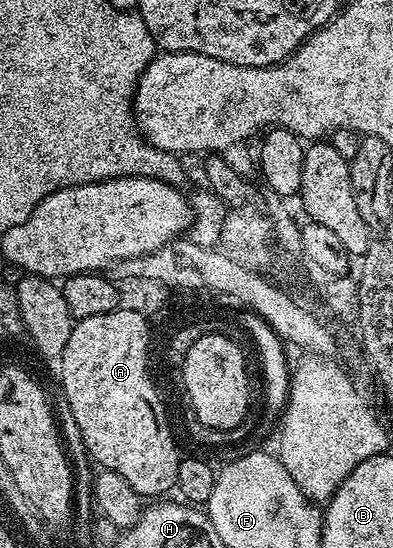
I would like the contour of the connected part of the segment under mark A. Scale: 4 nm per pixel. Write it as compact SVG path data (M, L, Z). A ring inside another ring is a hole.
M118 307L109 314L97 314L97 318L85 318L78 321L72 327L69 334L69 342L65 342L65 350L63 351L59 364L59 376L63 379L63 390L61 396L68 400L69 408L72 410L73 418L76 419L77 426L80 428L81 438L86 448L86 455L90 457L96 464L99 463L100 469L108 468L113 470L113 474L121 474L121 478L125 478L125 482L129 482L129 486L133 486L133 490L137 490L137 494L144 498L163 498L167 491L172 491L177 482L177 466L181 459L181 452L175 449L175 436L171 433L171 424L169 412L159 409L159 400L155 400L155 392L151 392L151 384L147 380L147 372L143 372L143 348L147 348L147 341L153 336L153 330L147 325L148 317L141 313L135 312L127 307Z

